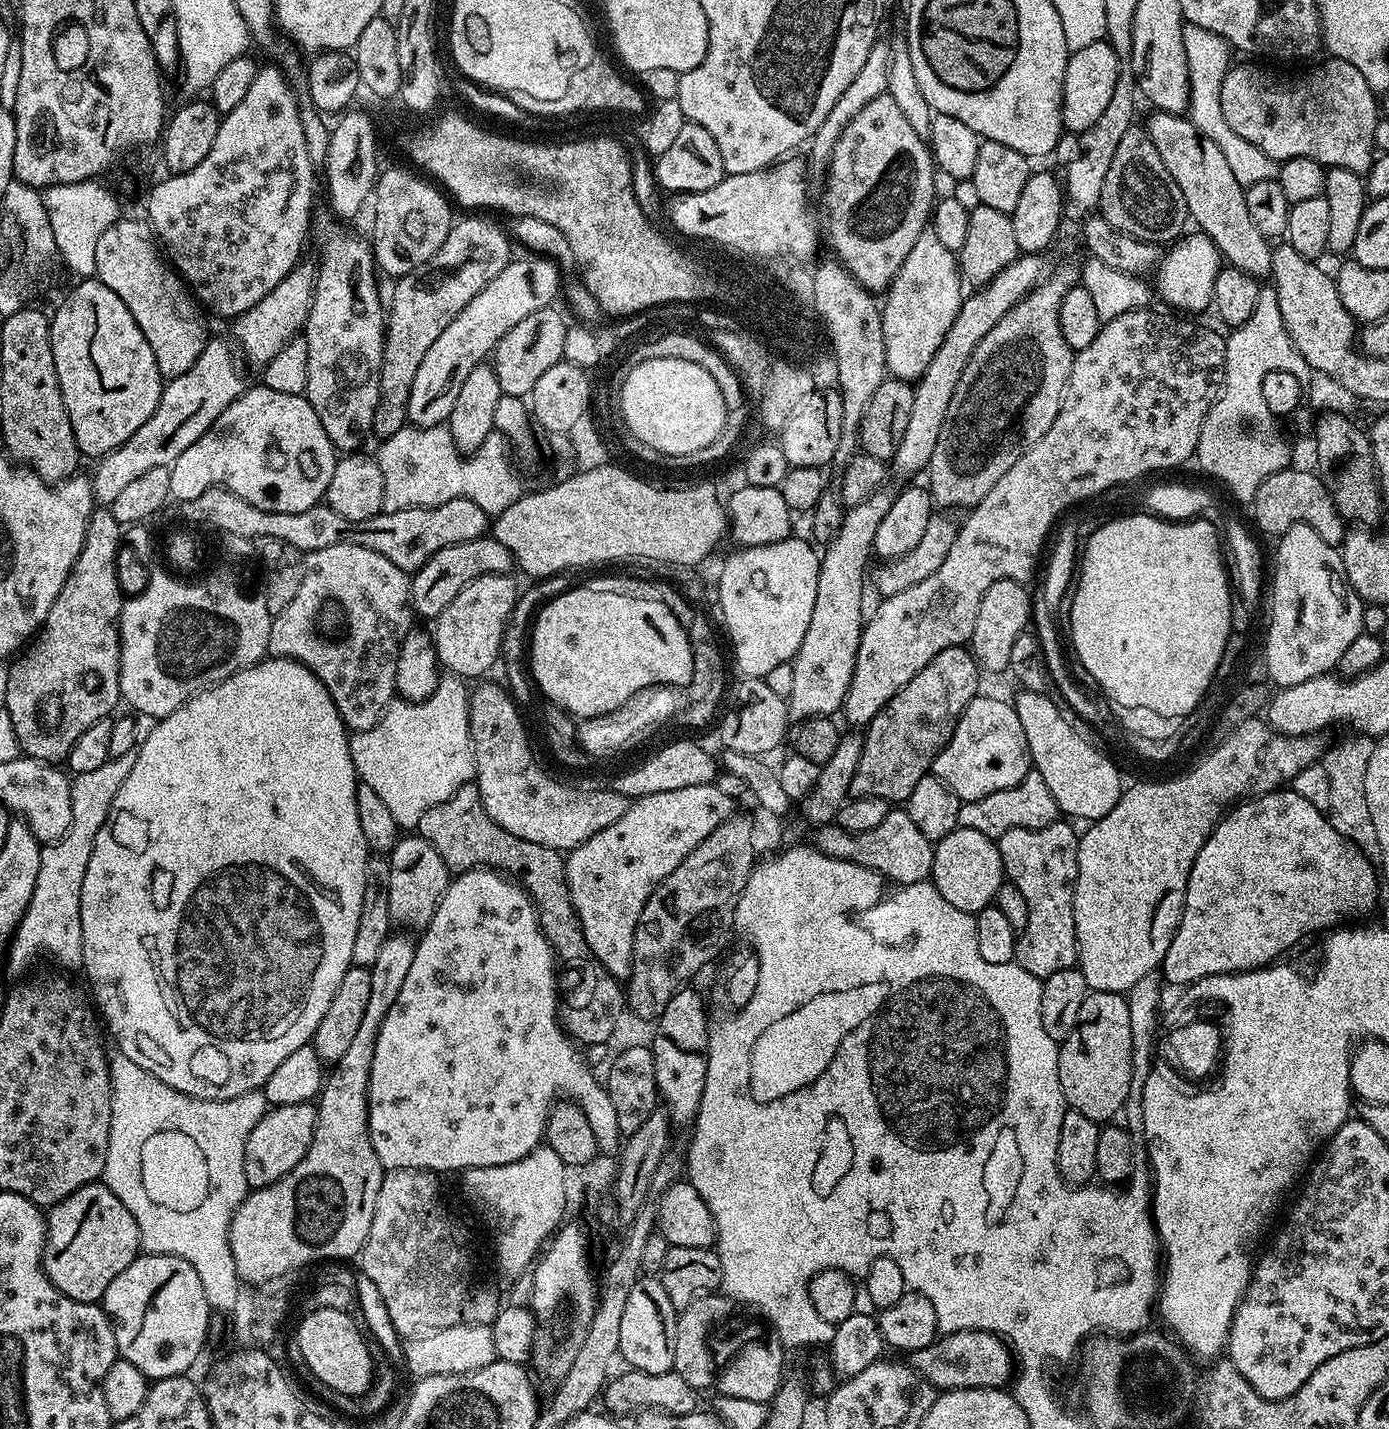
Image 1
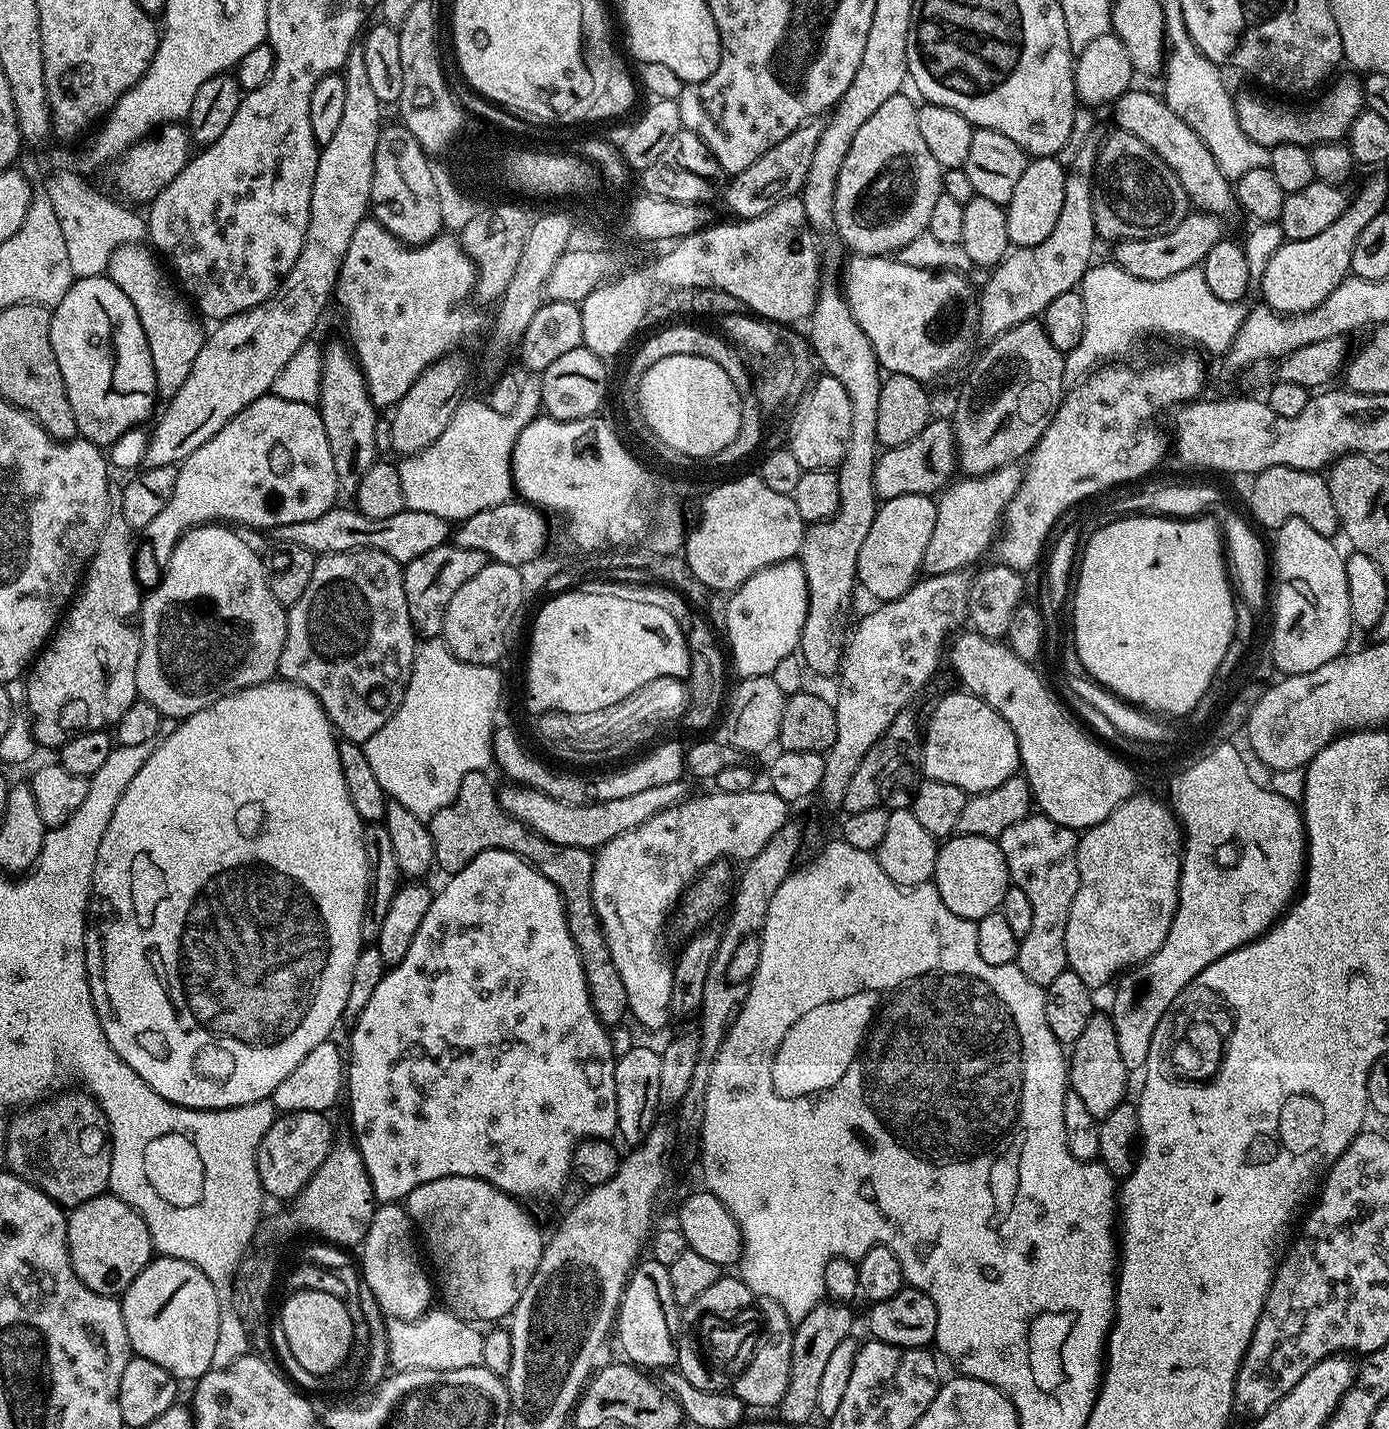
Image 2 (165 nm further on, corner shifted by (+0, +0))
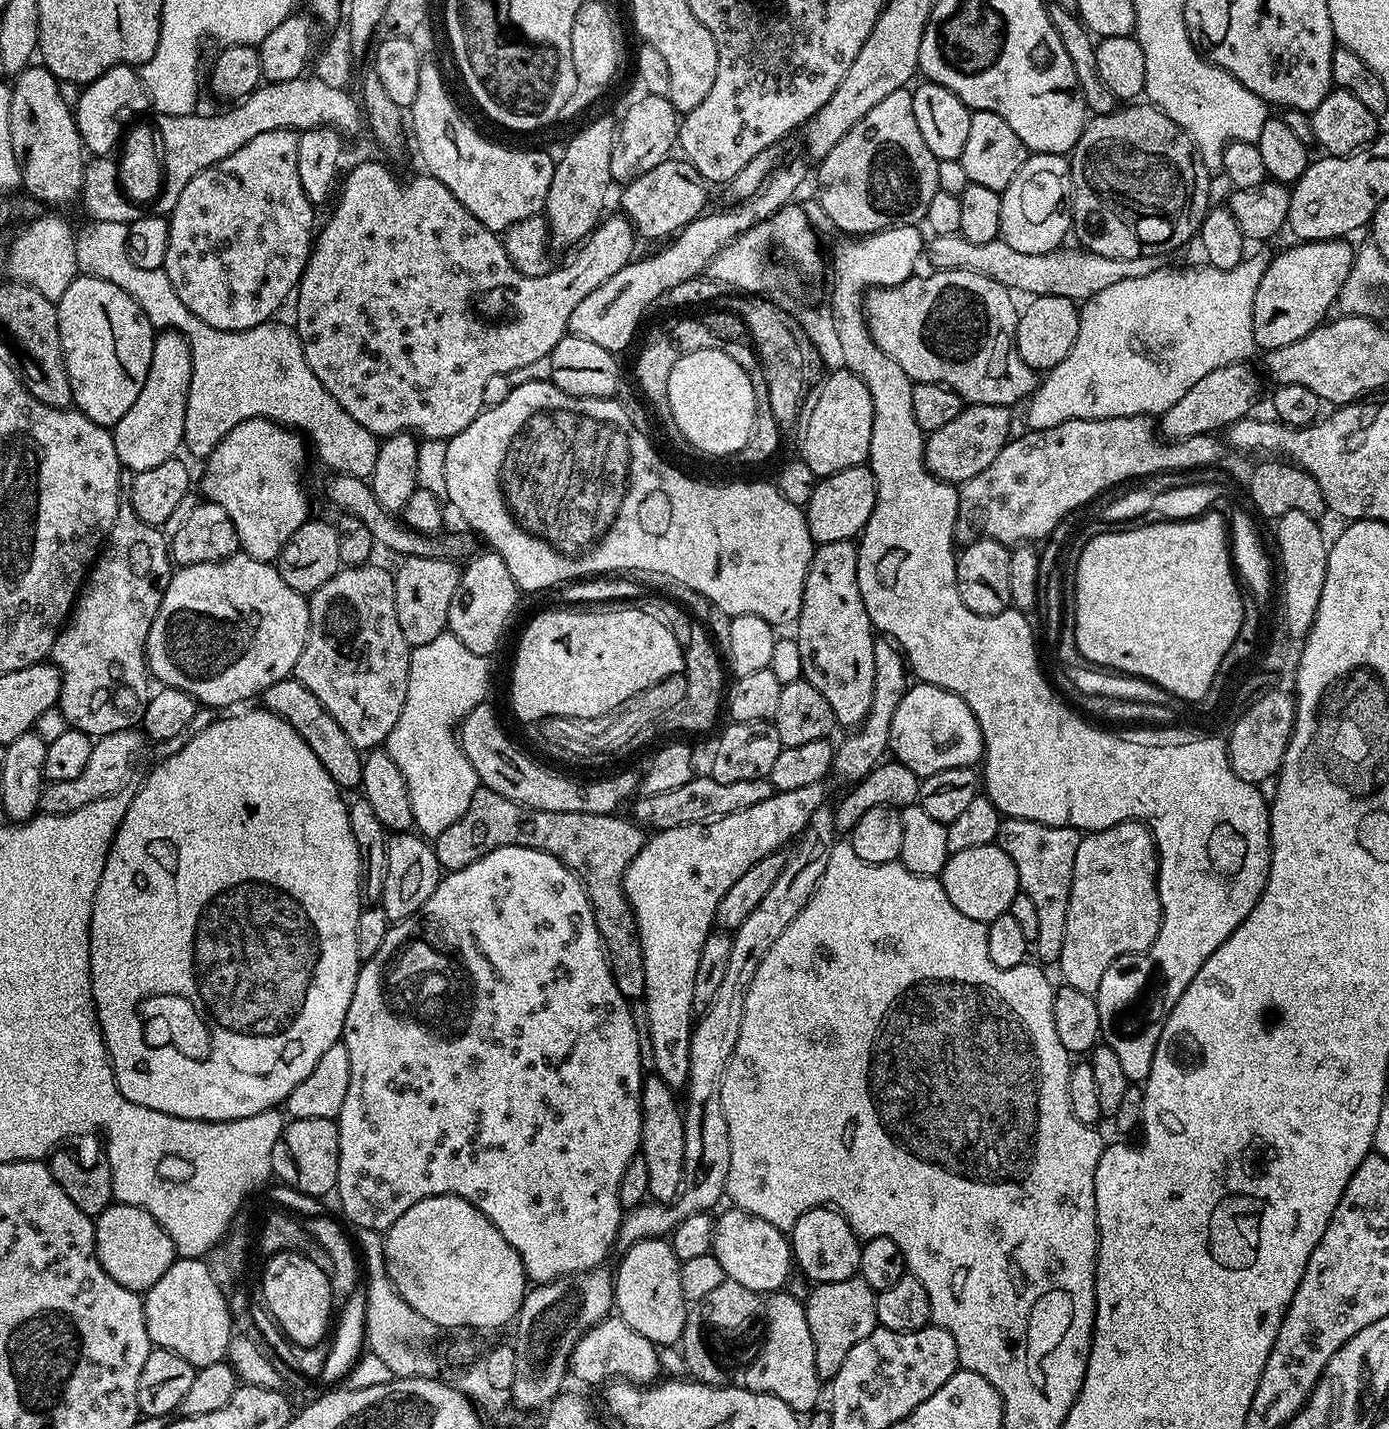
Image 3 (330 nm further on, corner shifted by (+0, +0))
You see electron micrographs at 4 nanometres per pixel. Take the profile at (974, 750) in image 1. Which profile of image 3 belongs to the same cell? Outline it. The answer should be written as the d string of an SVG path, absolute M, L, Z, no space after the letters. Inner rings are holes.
M913 683L905 692L902 702L898 702L898 710L894 710L894 718L890 722L890 738L888 739L888 752L893 756L895 763L906 766L918 777L929 776L930 774L938 774L938 770L954 770L955 768L970 768L981 763L984 754L984 739L982 738L982 730L978 724L978 718L974 716L970 710L970 706L966 702L962 702L962 698L958 698L958 694L954 694L945 688L939 688L933 684Z

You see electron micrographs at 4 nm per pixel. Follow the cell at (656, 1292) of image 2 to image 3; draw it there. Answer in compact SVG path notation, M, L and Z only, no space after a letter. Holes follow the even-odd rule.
M664 1238L640 1240L637 1244L623 1249L622 1255L624 1257L621 1258L620 1265L614 1268L614 1308L618 1316L632 1326L638 1334L648 1338L652 1344L679 1345L684 1335L684 1323L688 1320L690 1308L682 1294L682 1278L680 1277L682 1262L674 1254L671 1243Z

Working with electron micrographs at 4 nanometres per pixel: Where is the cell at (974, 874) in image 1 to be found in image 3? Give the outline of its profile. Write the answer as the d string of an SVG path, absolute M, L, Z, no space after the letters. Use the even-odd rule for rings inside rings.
M995 842L951 853L938 879L946 890L946 898L950 898L950 902L954 902L954 906L962 910L966 918L985 922L1007 912L1020 891L1018 870L1014 862L1010 862L1010 854L1006 854L1006 850L1002 850Z

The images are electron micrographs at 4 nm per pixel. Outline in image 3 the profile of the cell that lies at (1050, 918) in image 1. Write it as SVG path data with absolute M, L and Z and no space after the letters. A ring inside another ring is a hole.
M1013 816L1001 819L998 826L998 834L994 842L1002 850L1006 850L1006 854L1010 854L1010 862L1014 862L1018 870L1020 891L1025 892L1034 901L1034 906L1038 910L1038 938L1034 941L1034 956L1044 966L1055 965L1059 961L1062 942L1066 942L1066 910L1070 902L1070 886L1074 878L1074 854L1078 854L1081 835L1079 828L1046 826L1042 822Z

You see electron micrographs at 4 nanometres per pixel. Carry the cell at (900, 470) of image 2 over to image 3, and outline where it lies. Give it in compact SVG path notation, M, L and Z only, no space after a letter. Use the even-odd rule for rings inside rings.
M968 404L960 411L958 418L927 433L924 442L924 465L939 480L946 480L957 486L974 478L974 474L982 474L982 470L986 470L986 466L990 466L994 458L998 458L998 454L1013 435L1012 412L1011 407L1002 404Z

